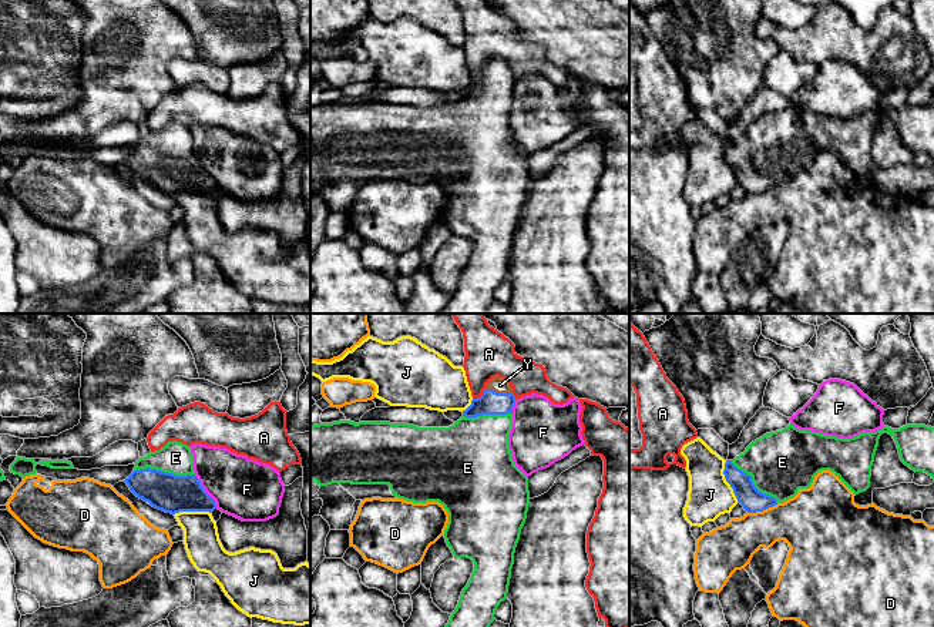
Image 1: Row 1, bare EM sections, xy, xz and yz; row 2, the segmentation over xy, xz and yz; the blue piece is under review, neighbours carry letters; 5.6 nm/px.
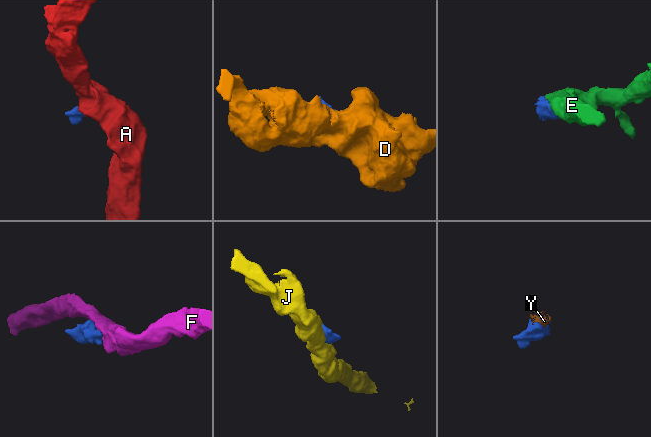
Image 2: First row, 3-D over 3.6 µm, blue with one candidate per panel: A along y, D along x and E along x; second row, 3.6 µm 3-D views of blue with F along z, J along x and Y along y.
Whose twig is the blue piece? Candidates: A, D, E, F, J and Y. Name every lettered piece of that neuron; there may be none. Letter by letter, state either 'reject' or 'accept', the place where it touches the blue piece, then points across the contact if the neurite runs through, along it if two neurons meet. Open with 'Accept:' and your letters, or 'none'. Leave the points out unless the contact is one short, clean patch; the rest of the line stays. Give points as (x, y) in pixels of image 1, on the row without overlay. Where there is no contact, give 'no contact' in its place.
Accept: E, Y
A: reject; meets blue in xz at (481, 76); border along xz (484, 69), (473, 80)
D: reject; meets blue in yz at (762, 191); border along yz (778, 184), (762, 191), (746, 193)
E: accept; meets blue in xy at (164, 153)
F: reject; meets blue in xy at (205, 173); border along xy (194, 156), (217, 188)
J: reject; meets blue in yz at (726, 161)
Y: accept; meets blue in xz at (500, 74)

